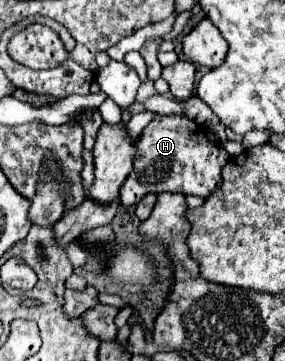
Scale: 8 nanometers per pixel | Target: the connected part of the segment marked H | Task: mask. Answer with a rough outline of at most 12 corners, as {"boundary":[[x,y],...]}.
{"boundary":[[186,114],[142,130],[126,206],[150,192],[208,198],[230,158]]}

